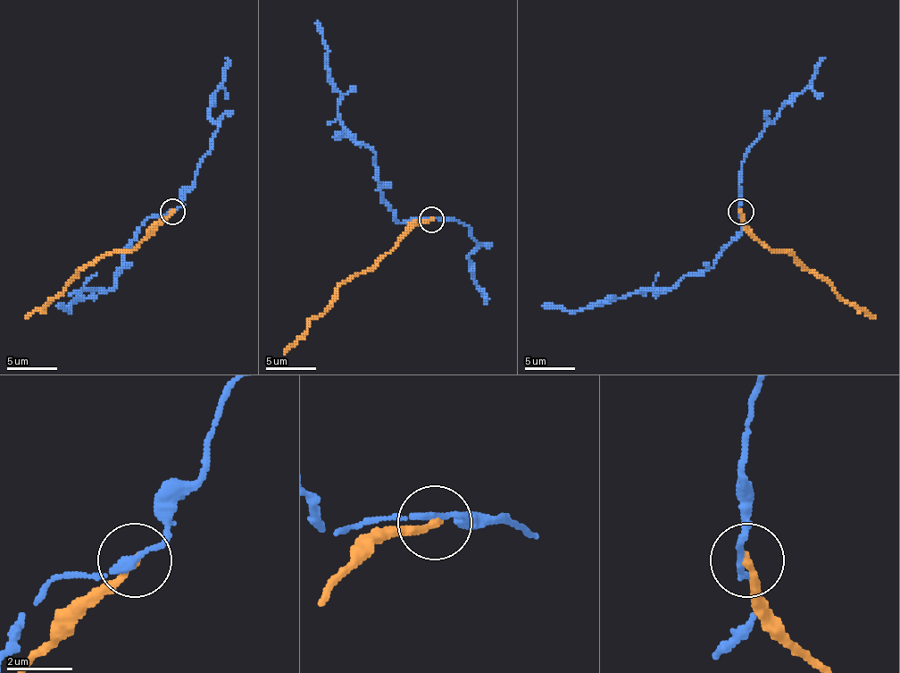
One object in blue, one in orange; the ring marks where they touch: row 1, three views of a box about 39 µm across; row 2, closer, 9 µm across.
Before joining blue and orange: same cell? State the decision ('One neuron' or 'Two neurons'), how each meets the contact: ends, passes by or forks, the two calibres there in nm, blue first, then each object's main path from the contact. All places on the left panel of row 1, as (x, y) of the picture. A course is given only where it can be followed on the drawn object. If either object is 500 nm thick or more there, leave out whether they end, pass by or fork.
Two neurons. At the ring blue passes by. At the ring orange ends. Thickness 190 nm (blue) against 240 nm. Course of blue: (172, 212), (152, 214), (142, 224), (124, 250), (116, 282), (79, 293), (81, 298), (69, 310), (58, 306). Course of orange: (172, 212), (131, 250), (114, 250), (88, 263), (51, 300), (26, 318)

